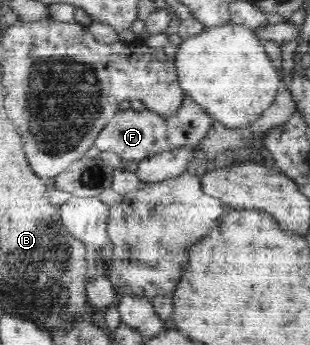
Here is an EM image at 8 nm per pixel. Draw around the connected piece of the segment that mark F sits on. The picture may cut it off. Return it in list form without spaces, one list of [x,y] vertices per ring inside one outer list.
[[[185,94],[179,109],[168,118],[161,117],[147,108],[142,111],[115,110],[111,121],[99,132],[94,146],[101,152],[113,151],[124,161],[139,163],[163,151],[199,145],[207,136],[212,122],[213,118],[195,103],[193,98]]]

